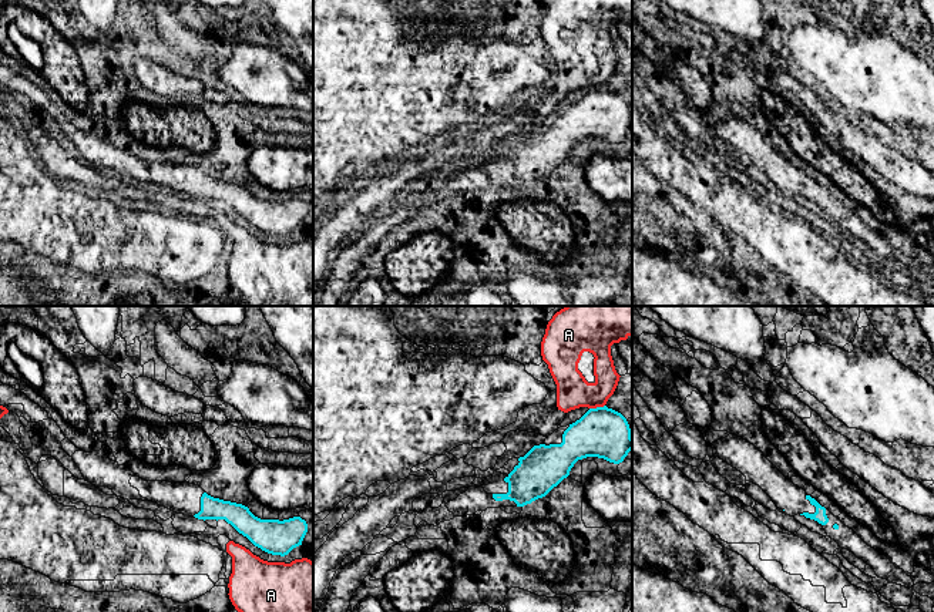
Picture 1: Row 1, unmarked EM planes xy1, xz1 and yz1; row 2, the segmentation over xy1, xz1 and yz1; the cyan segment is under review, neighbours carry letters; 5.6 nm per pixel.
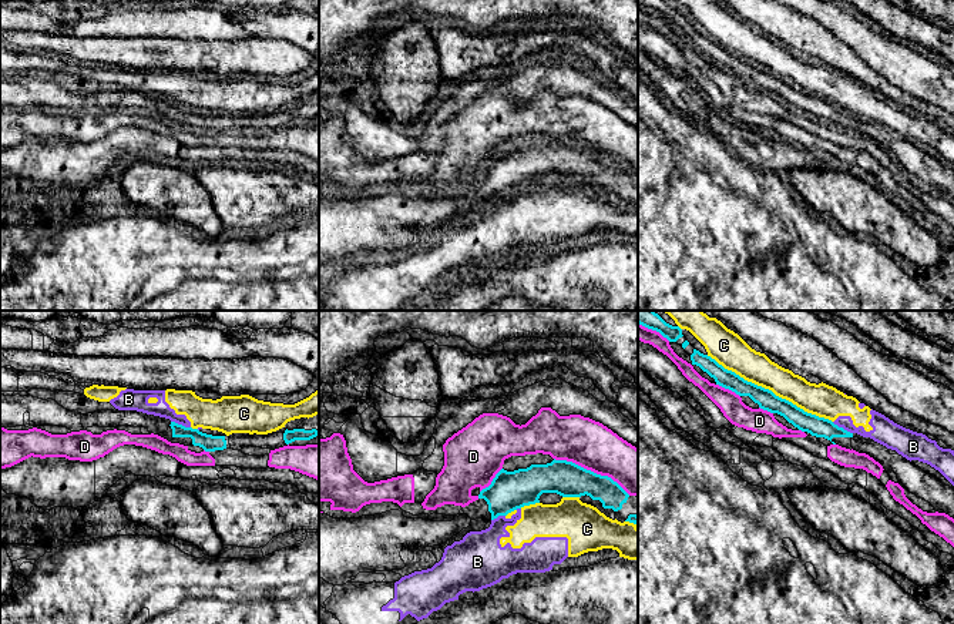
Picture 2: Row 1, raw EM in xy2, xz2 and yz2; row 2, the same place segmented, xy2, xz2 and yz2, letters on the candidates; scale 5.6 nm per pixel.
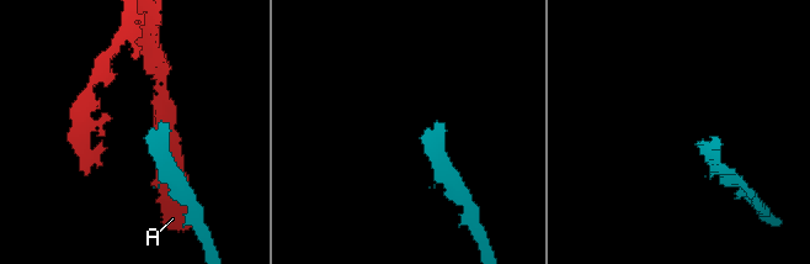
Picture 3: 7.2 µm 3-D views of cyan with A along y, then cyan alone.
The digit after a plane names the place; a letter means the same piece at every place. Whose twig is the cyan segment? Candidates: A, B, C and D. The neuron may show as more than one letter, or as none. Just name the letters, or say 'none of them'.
none of them

